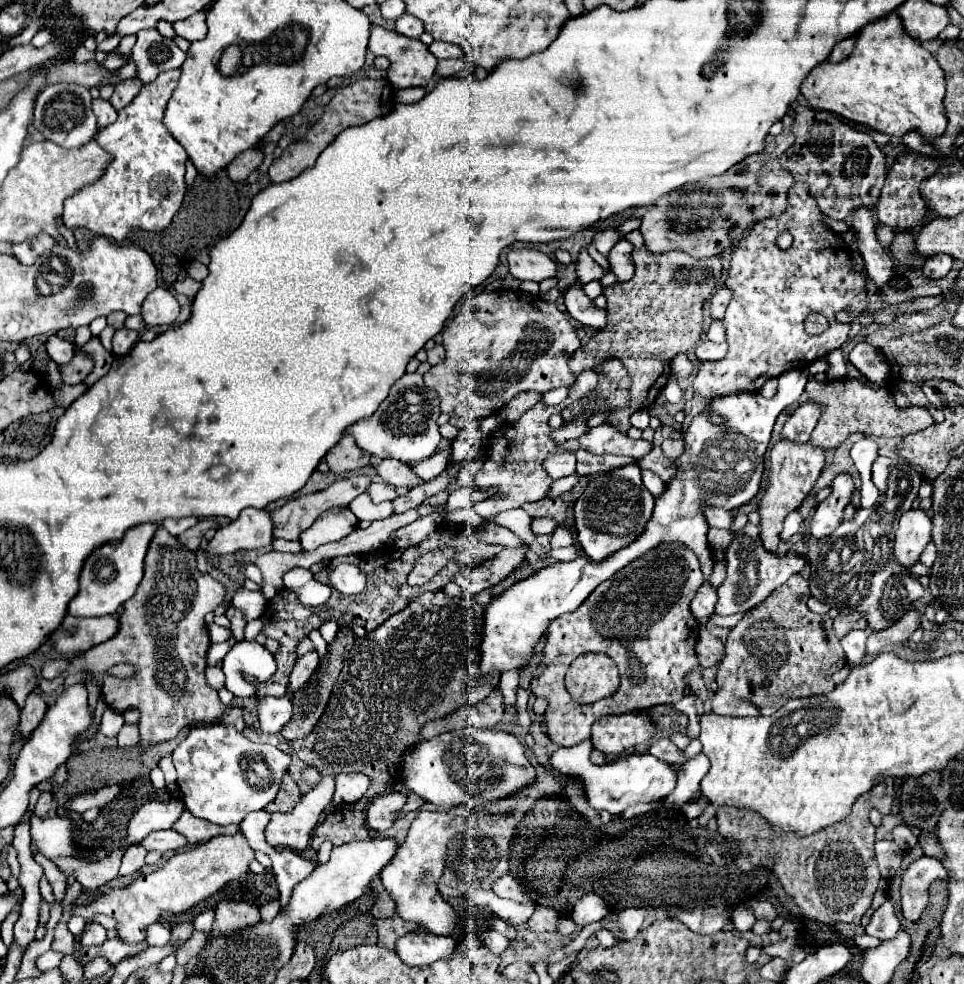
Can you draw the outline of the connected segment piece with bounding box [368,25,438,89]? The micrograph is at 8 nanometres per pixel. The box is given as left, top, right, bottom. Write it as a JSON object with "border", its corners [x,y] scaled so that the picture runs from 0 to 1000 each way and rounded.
{"border":[[[386,25],[384,27],[384,44],[382,50],[388,56],[398,56],[405,60],[405,70],[402,70],[402,82],[411,88],[411,90],[421,90],[421,88],[440,88],[450,72],[452,72],[452,64],[454,60],[444,52],[444,48],[434,42],[434,40],[425,40],[419,38],[411,32],[402,32],[396,25]]]}

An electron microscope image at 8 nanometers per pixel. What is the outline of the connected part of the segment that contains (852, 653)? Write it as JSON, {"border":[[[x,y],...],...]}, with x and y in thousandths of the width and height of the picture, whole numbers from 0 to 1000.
{"border":[[[884,639],[871,649],[871,655],[876,658],[876,664],[878,664],[878,668],[880,668],[880,672],[884,676],[892,676],[894,674],[896,655],[898,655],[900,645],[902,645],[902,641],[898,641],[898,639]]]}

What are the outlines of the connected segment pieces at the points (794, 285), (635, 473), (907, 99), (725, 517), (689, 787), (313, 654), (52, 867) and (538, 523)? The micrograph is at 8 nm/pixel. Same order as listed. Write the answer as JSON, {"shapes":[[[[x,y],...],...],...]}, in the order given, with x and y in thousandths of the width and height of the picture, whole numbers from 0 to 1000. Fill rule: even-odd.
{"shapes":[[[[824,186],[817,198],[817,212],[809,221],[797,221],[786,225],[759,257],[755,284],[751,286],[751,290],[761,296],[761,302],[751,320],[755,359],[747,367],[726,369],[720,385],[720,397],[734,408],[759,399],[784,399],[790,395],[795,385],[807,383],[817,375],[836,373],[840,367],[846,367],[855,363],[859,357],[871,353],[880,342],[882,330],[869,328],[867,318],[873,314],[882,314],[886,324],[888,320],[898,316],[898,282],[882,273],[880,257],[882,253],[876,249],[873,241],[855,231],[853,214],[844,206],[842,198],[836,194],[836,188]],[[809,237],[820,237],[824,241],[820,253],[809,253],[805,249],[805,241]],[[840,316],[853,318],[861,328],[861,332],[855,338],[844,342],[834,338],[834,324]]],[[[649,473],[641,479],[631,479],[624,483],[612,485],[608,499],[595,513],[598,521],[598,540],[600,552],[608,560],[608,564],[616,570],[624,570],[633,566],[637,560],[656,552],[670,536],[676,525],[678,505],[670,499],[662,473]]],[[[923,13],[902,25],[898,25],[886,44],[884,56],[873,64],[851,64],[832,84],[832,97],[844,111],[871,115],[876,121],[886,125],[902,127],[909,133],[921,135],[923,139],[936,139],[944,131],[952,131],[954,137],[963,143],[969,137],[977,137],[981,131],[981,117],[979,117],[979,72],[973,66],[971,58],[961,52],[954,42],[940,36],[936,19],[929,13]]],[[[743,515],[732,517],[732,527],[734,527],[737,536],[745,536],[745,538],[757,538],[759,529],[761,529],[761,525],[755,519],[749,519],[749,517],[743,517]]],[[[724,765],[722,769],[718,769],[716,773],[712,773],[703,782],[701,802],[691,810],[691,816],[695,820],[705,820],[707,816],[720,812],[720,806],[724,804],[726,794],[732,788],[734,779],[737,779],[737,775],[734,775],[734,769],[730,765]]],[[[322,662],[322,664],[317,664],[315,668],[311,668],[307,672],[307,676],[301,684],[301,694],[299,694],[301,704],[309,702],[320,692],[320,688],[326,684],[328,676],[330,676],[330,662]]],[[[43,867],[35,869],[35,874],[44,880],[46,889],[54,901],[58,916],[65,916],[70,902],[70,891],[66,890],[54,875],[48,873]]],[[[554,527],[550,536],[552,536],[552,542],[560,546],[560,544],[571,544],[579,534],[575,534],[571,527]]]]}

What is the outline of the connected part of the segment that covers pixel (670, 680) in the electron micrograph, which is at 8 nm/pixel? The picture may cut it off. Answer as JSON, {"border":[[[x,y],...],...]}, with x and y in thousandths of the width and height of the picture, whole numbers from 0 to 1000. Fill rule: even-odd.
{"border":[[[683,556],[683,560],[674,560],[674,564],[668,564],[666,568],[662,568],[662,572],[654,572],[654,576],[647,576],[645,580],[641,580],[641,584],[635,584],[633,588],[622,592],[595,623],[581,625],[571,633],[566,641],[566,655],[562,662],[564,668],[562,674],[556,678],[558,686],[554,686],[550,692],[552,704],[568,712],[564,733],[571,753],[583,759],[591,759],[612,751],[612,737],[616,735],[616,731],[620,731],[620,727],[633,727],[637,723],[668,723],[678,716],[701,714],[710,708],[710,684],[724,678],[724,668],[720,664],[720,653],[724,649],[724,631],[716,623],[716,611],[728,590],[730,586],[726,580],[726,572],[714,556]],[[608,662],[627,664],[639,672],[643,680],[643,700],[631,710],[610,716],[610,723],[595,723],[595,712],[585,698],[585,686],[591,674]]]}

